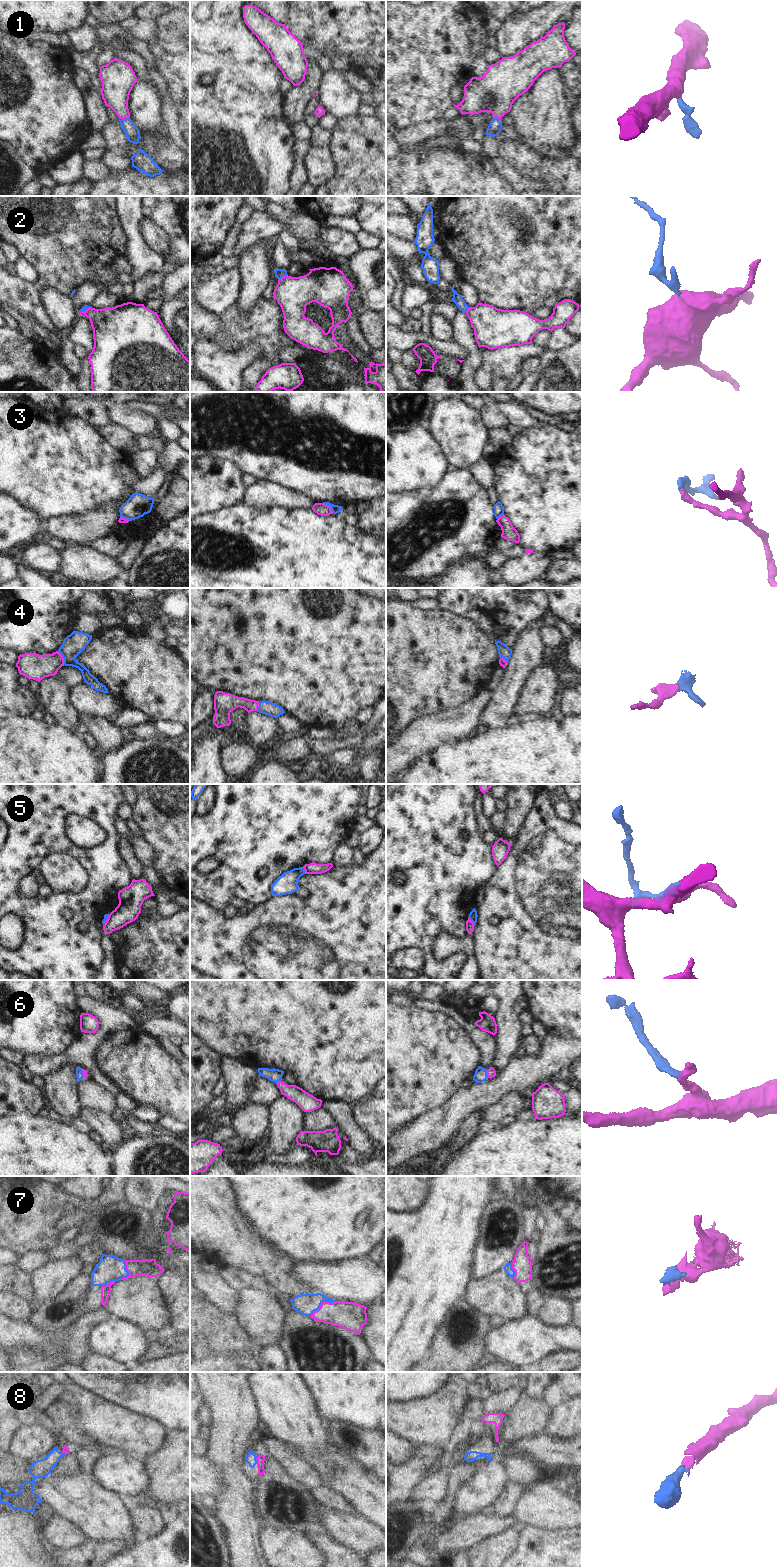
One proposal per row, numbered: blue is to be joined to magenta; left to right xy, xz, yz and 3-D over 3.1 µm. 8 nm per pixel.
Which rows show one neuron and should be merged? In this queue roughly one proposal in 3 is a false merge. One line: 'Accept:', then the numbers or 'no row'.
Accept: 1, 2, 4, 6, 7, 8

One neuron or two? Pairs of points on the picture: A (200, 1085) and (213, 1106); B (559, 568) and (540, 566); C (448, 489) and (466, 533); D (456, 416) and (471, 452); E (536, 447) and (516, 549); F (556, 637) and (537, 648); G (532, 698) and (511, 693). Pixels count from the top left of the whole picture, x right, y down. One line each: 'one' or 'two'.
A: two
B: two
C: one
D: one
E: two
F: two
G: two

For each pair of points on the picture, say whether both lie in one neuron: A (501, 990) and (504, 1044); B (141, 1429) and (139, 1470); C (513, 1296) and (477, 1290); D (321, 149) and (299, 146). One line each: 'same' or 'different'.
A: same
B: different
C: same
D: different

